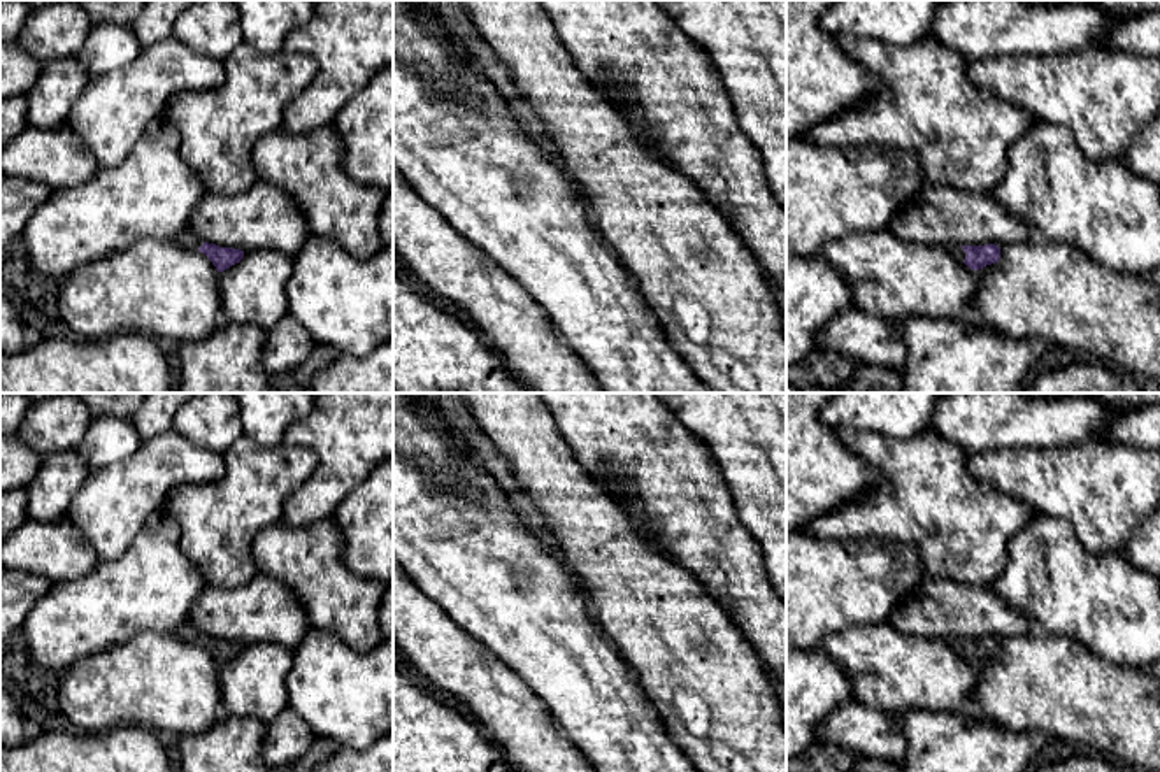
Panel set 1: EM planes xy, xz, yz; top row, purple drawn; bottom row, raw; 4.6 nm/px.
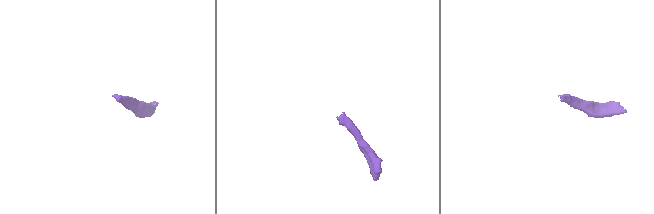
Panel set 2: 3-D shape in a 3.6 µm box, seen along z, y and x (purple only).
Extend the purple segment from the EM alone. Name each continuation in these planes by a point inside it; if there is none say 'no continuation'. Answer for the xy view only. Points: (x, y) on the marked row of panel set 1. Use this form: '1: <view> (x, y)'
1: xy (186, 239)

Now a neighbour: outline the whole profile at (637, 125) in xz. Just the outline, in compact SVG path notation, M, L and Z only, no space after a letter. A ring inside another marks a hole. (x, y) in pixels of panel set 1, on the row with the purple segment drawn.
M598 79L595 82L591 82L607 102L611 102L612 105L616 105L623 116L623 119L627 121L634 139L648 151L651 151L660 161L665 161L669 165L669 160L656 149L655 144L655 137L648 126L648 121L634 109L634 107L623 107L619 104L619 100L616 98L614 93L614 84L605 81L605 79Z

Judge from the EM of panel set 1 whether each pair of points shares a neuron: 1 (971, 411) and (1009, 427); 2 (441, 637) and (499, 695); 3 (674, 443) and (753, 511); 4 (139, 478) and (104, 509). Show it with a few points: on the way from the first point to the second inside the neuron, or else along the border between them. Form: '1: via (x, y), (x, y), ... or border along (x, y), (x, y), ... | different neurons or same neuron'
1: via (980, 411), (988, 411), (1001, 423) | same neuron
2: via (455, 651), (485, 681) | same neuron
3: border along (711, 453), (744, 528) | different neurons
4: via (130, 486), (113, 504) | same neuron

